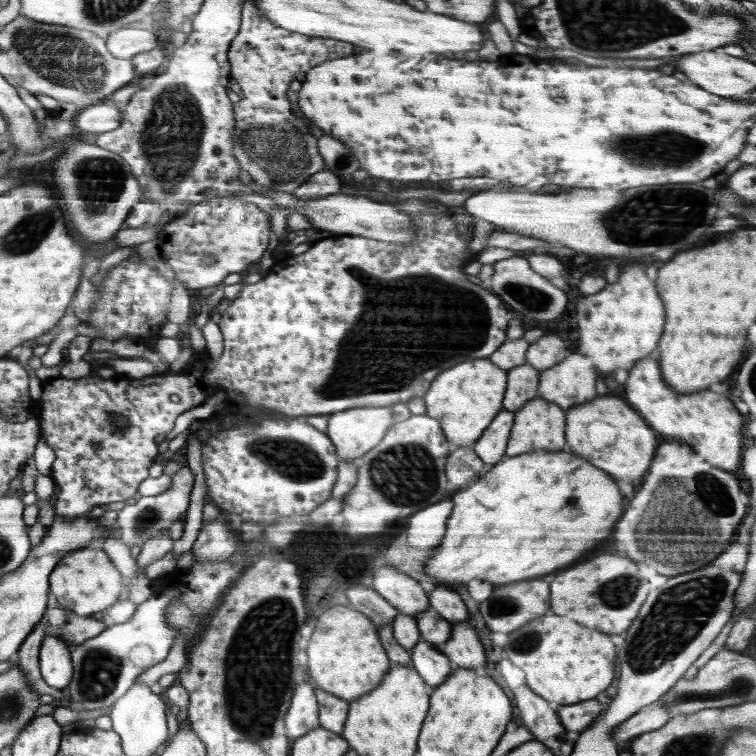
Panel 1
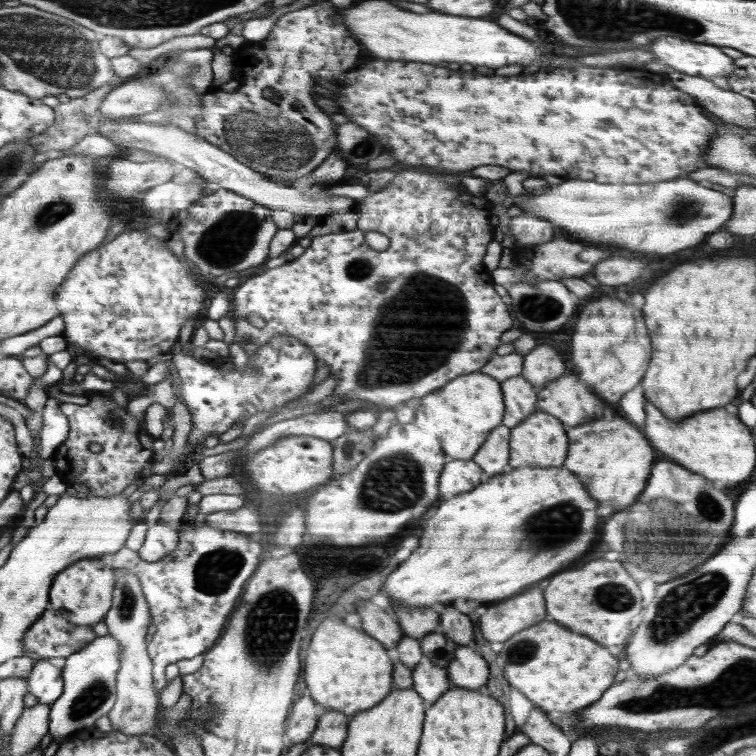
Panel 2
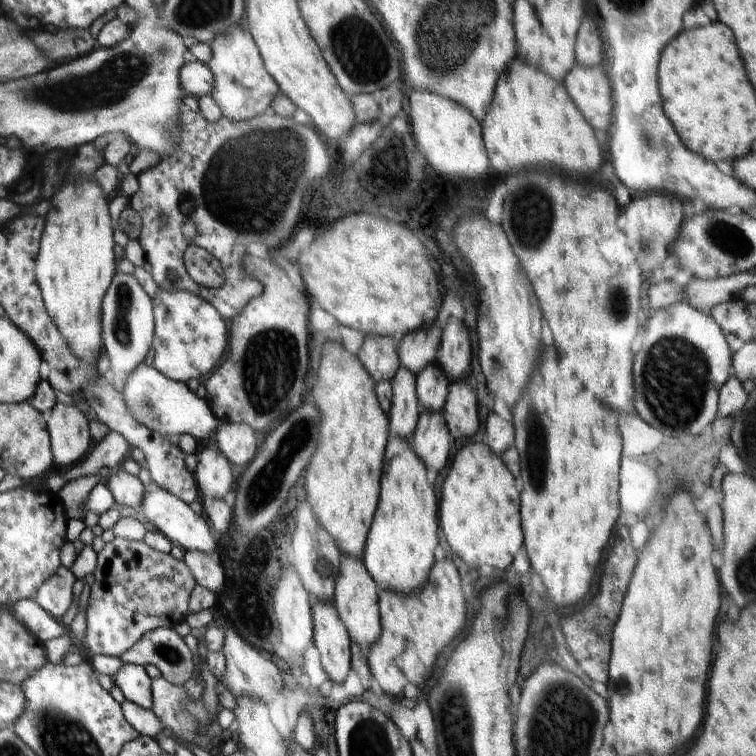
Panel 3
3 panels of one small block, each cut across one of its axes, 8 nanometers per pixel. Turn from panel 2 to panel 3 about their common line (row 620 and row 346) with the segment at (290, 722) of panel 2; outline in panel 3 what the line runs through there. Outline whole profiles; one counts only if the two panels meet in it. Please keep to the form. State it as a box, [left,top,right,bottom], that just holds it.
[306,343,390,560]

